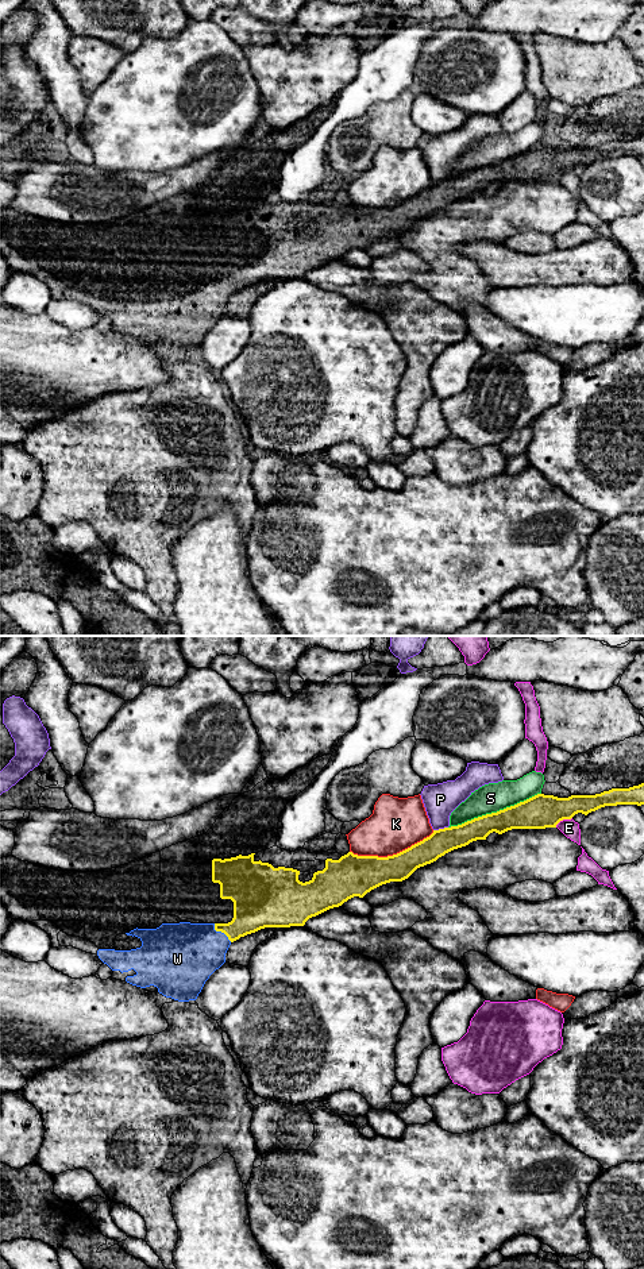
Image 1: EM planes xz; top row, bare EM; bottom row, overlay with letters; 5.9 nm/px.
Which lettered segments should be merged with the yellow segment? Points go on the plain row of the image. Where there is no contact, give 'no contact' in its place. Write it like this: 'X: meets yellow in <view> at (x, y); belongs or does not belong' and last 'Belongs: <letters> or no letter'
E: meets yellow in xz at (563, 170); does not belong
K: meets yellow in xz at (393, 207); does not belong
P: meets yellow in xz at (440, 181); does not belong
S: meets yellow in xz at (494, 165); does not belong
W: meets yellow in xz at (220, 282); belongs
Belongs: W

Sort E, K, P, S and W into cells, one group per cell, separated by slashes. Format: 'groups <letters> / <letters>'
groups E / K / P / S / W

